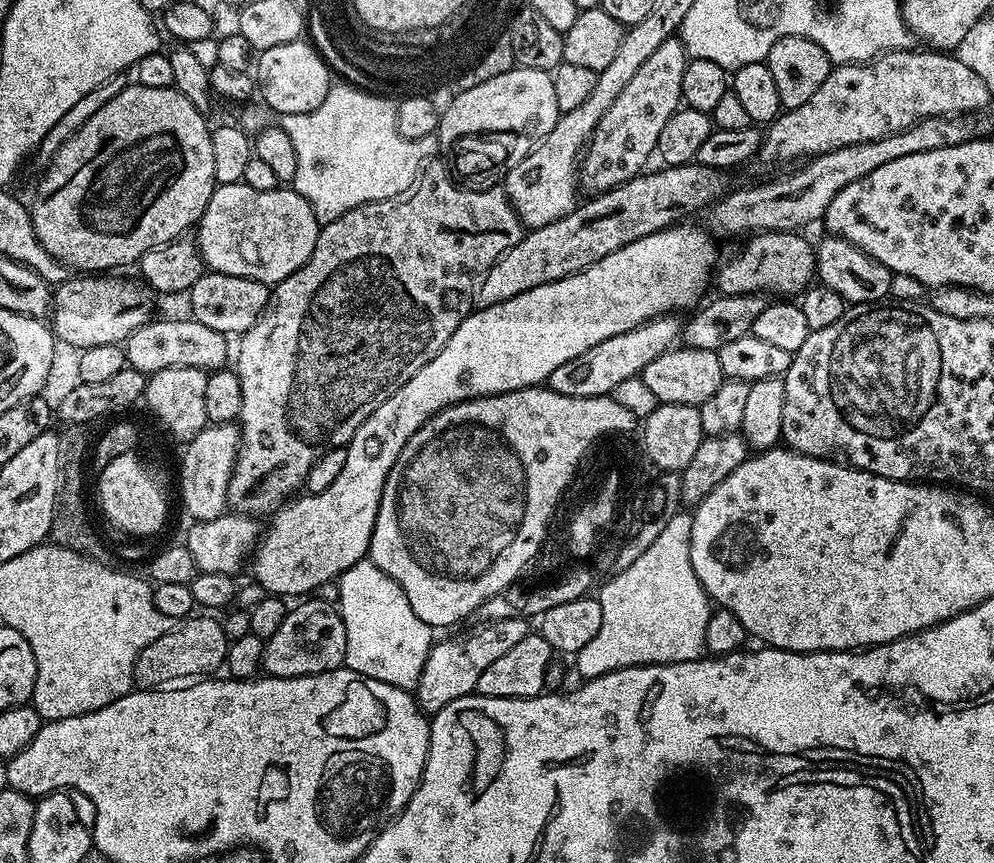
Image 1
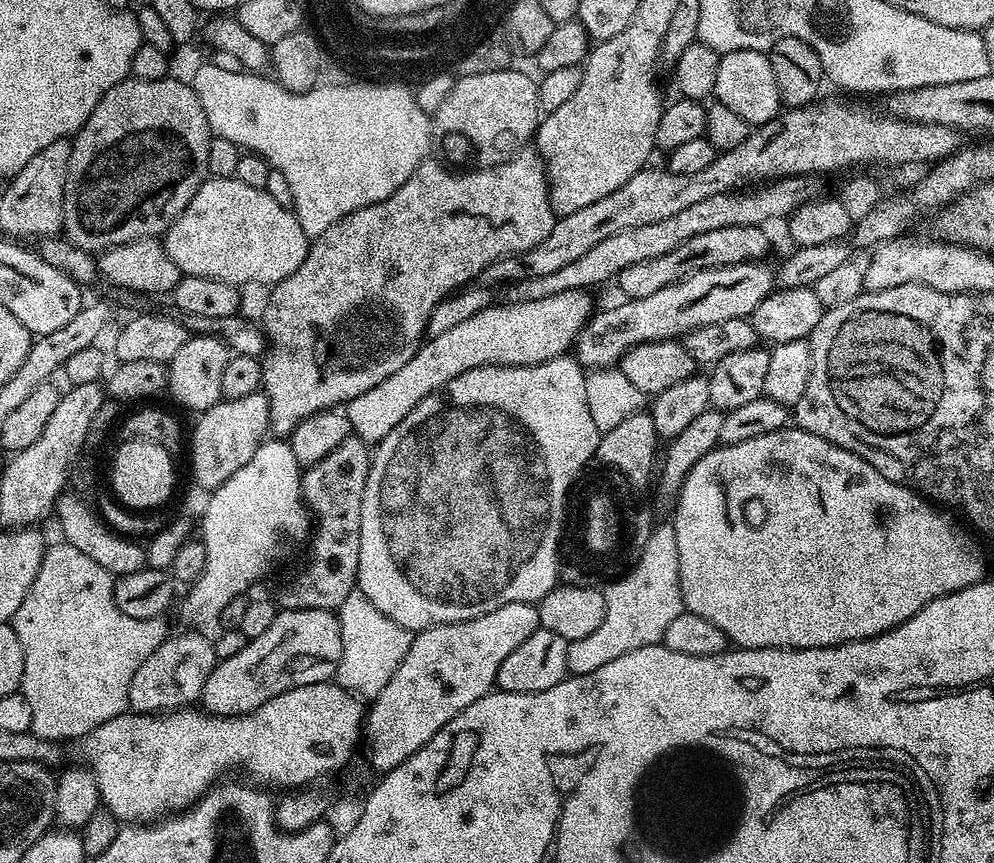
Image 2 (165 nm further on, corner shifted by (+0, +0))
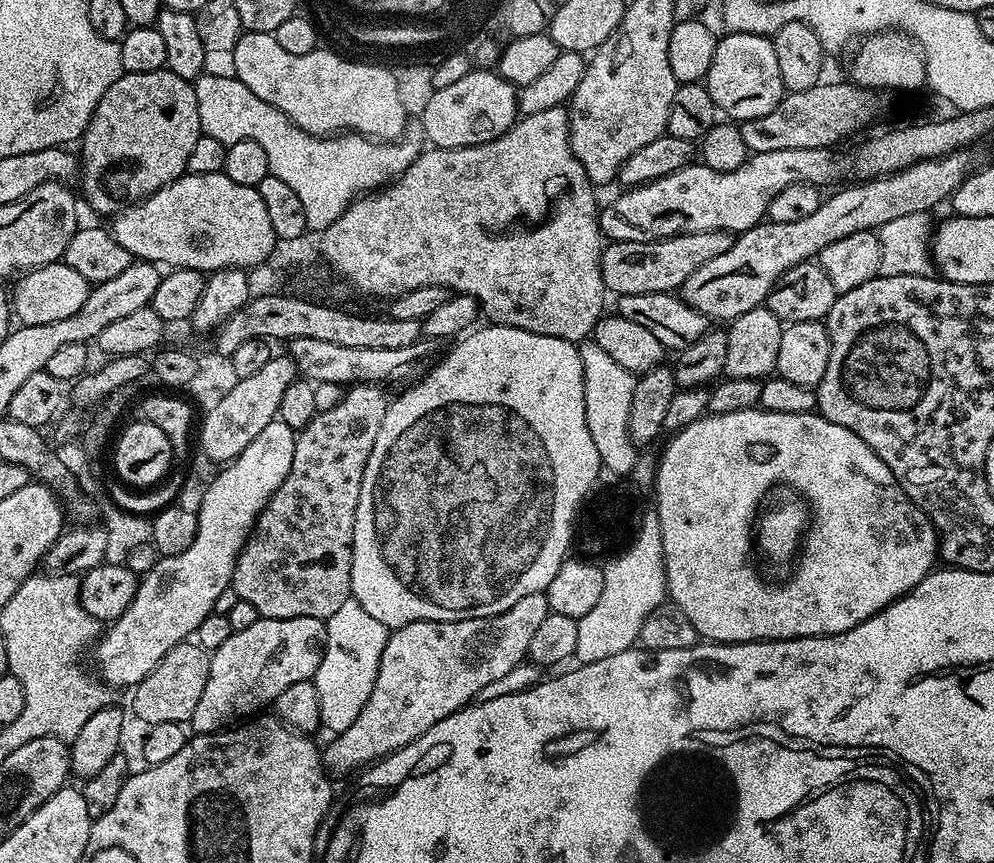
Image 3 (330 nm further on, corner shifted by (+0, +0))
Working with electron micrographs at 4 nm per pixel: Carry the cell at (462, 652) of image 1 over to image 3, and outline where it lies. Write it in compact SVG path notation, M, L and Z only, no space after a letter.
M535 592L526 594L526 598L522 598L510 610L497 616L489 616L486 620L419 620L395 629L389 635L386 650L382 650L378 678L362 714L345 732L333 735L328 749L323 749L324 771L332 778L348 776L356 771L359 773L377 760L410 746L410 742L422 738L426 730L430 730L450 714L468 707L484 694L479 692L506 679L520 663L525 663L530 638L534 638L538 626L546 622L549 611L547 595Z

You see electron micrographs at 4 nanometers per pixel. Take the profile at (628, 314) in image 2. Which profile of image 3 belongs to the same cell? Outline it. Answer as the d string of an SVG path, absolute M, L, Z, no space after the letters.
M959 148L957 152L951 152L945 156L939 156L933 160L923 160L909 168L903 168L900 172L891 172L889 176L877 176L875 180L852 182L849 188L836 192L832 197L821 199L818 210L809 214L807 218L801 218L798 222L761 222L755 224L750 230L739 233L733 239L730 250L721 254L719 258L713 258L706 262L706 266L698 266L690 278L682 285L682 298L694 310L698 310L707 316L709 321L724 320L731 322L736 320L746 310L754 310L761 307L767 301L770 290L790 270L799 264L807 264L813 258L819 257L823 248L830 242L836 242L838 238L846 238L850 234L859 232L871 232L886 226L894 218L902 218L906 214L918 214L919 212L931 213L940 203L947 201L952 193L962 186L962 182L977 167L976 156L968 148Z

